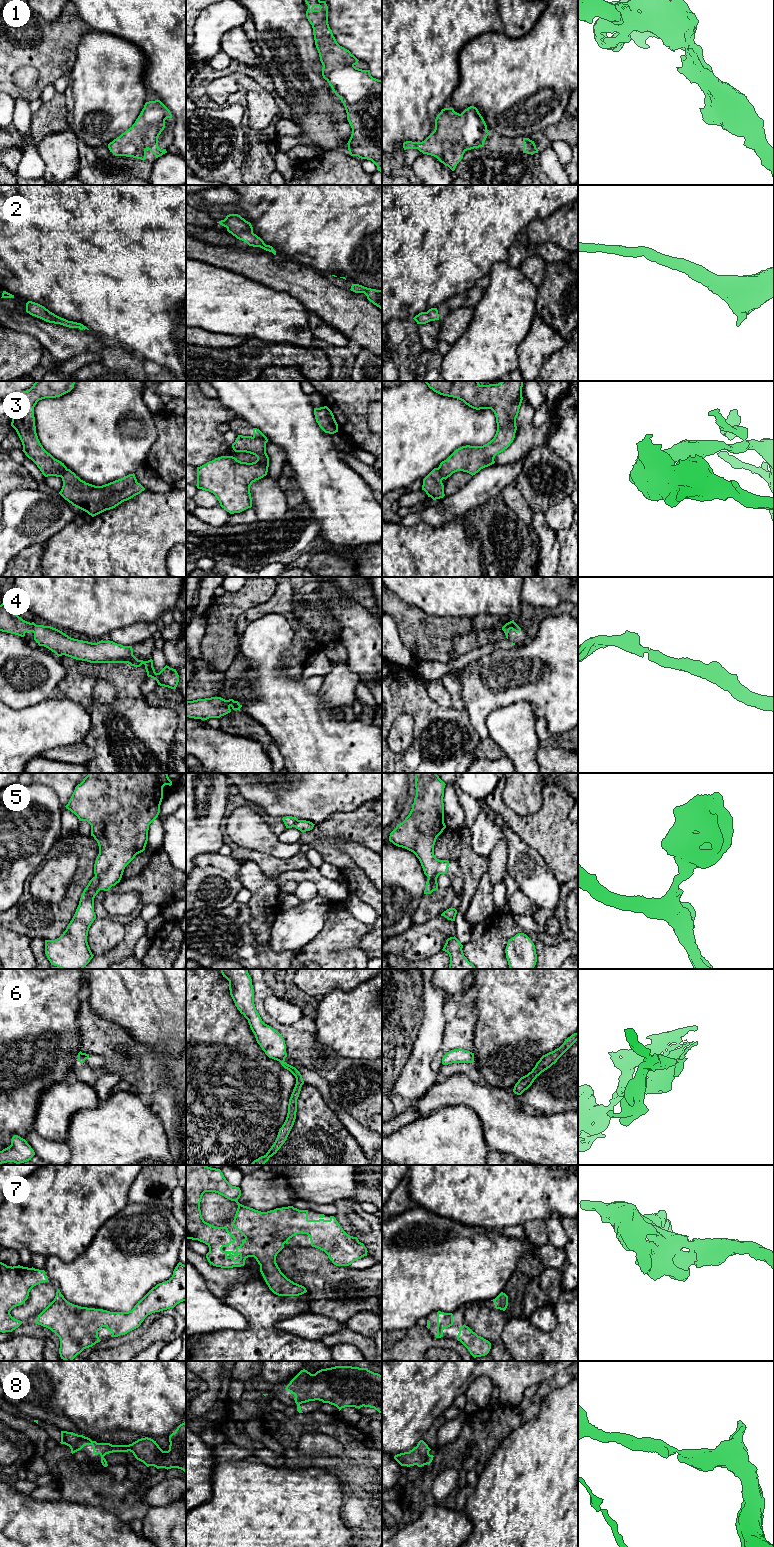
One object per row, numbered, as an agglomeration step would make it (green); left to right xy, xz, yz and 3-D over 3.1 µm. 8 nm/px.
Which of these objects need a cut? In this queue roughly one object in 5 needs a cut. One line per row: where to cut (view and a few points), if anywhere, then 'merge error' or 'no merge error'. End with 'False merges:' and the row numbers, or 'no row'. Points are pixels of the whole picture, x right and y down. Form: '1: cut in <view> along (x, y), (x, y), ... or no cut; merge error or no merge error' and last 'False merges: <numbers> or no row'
1: no cut; no merge error
2: no cut; no merge error
3: cut in xz along (253, 436), (260, 437), (266, 442); merge error
4: no cut; no merge error
5: no cut; no merge error
6: cut in xz along (280, 1061), (283, 1062); merge error
7: no cut; no merge error
8: no cut; no merge error
False merges: 3, 6

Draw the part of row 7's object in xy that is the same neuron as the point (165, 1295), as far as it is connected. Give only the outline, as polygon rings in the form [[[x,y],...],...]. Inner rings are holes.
[[[179,1262],[172,1277],[153,1287],[131,1311],[110,1312],[74,1305],[57,1289],[54,1300],[34,1323],[54,1332],[60,1339],[61,1359],[72,1361],[84,1349],[101,1341],[98,1331],[102,1327],[112,1333],[111,1337],[125,1335],[138,1328],[148,1315],[174,1308],[183,1301],[186,1301],[186,1265]]]

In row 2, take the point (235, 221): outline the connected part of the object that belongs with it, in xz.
[[[229,214],[224,220],[219,222],[220,225],[227,228],[227,231],[237,239],[246,242],[249,246],[260,247],[276,255],[272,246],[266,245],[264,241],[253,233],[253,227],[250,222],[246,221],[238,214]]]

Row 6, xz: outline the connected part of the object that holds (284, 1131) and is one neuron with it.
[[[280,1062],[280,1063],[285,1069],[289,1070],[296,1078],[296,1084],[291,1094],[291,1097],[289,1099],[287,1117],[284,1124],[279,1129],[279,1132],[274,1144],[271,1146],[268,1152],[264,1156],[261,1156],[258,1159],[254,1160],[250,1165],[264,1165],[269,1160],[270,1157],[276,1154],[277,1151],[287,1140],[287,1137],[296,1119],[297,1099],[299,1097],[301,1087],[304,1084],[304,1081],[303,1081],[302,1075],[295,1067],[287,1064],[286,1062]]]

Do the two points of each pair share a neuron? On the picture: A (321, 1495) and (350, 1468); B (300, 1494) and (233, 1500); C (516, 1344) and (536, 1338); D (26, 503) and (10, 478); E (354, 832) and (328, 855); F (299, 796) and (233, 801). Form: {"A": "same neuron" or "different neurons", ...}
{"A": "different neurons", "B": "same neuron", "C": "same neuron", "D": "different neurons", "E": "same neuron", "F": "different neurons"}

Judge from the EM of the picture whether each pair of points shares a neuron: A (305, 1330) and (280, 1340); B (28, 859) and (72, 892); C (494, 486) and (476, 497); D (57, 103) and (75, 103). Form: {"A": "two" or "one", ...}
{"A": "two", "B": "two", "C": "one", "D": "two"}

